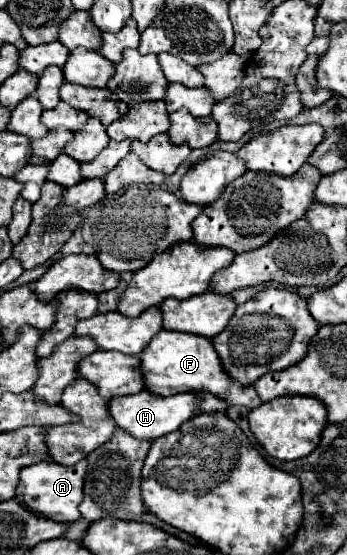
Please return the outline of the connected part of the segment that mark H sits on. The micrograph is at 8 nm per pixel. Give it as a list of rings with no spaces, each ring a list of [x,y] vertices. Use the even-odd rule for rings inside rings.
[[[139,392],[131,396],[117,396],[109,400],[109,416],[113,418],[115,426],[129,432],[133,438],[149,440],[161,438],[173,430],[177,430],[183,422],[191,420],[197,414],[199,398],[195,394],[173,394],[173,396],[153,396],[149,392]]]

